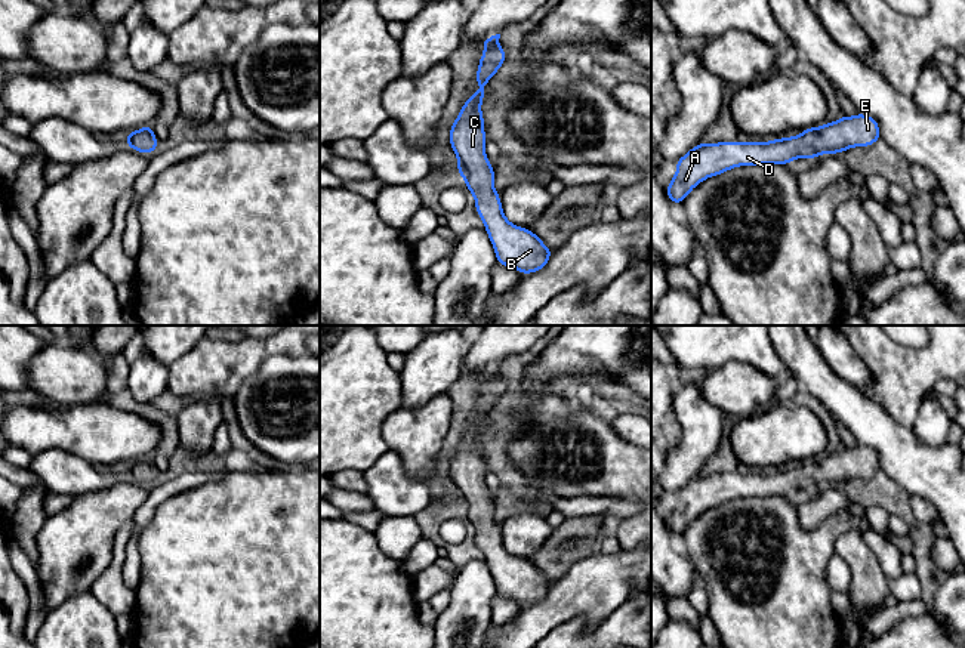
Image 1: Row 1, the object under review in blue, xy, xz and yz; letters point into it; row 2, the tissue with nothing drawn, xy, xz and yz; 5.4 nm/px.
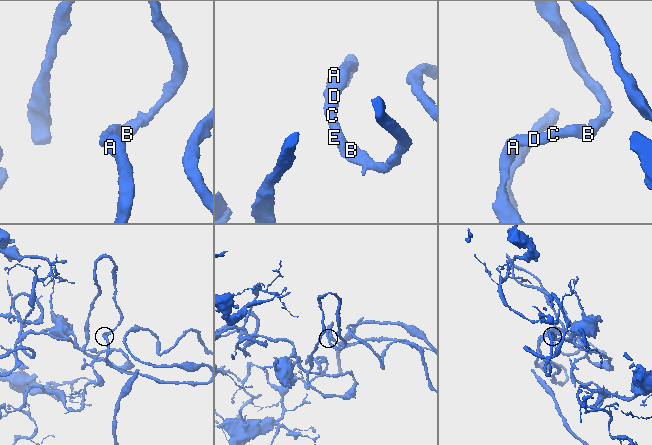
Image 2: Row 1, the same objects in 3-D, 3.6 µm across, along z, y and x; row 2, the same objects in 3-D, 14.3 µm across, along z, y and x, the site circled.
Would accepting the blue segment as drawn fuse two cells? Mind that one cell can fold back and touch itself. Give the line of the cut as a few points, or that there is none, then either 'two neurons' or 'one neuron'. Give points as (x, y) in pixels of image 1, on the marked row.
cut none; one neuron

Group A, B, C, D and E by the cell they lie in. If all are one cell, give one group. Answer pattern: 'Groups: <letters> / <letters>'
Groups: A B C D E

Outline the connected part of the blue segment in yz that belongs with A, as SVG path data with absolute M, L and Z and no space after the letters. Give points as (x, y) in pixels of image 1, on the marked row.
M857 112L820 127L808 127L799 136L770 142L700 142L676 160L676 173L665 191L670 203L682 204L694 186L734 167L786 166L796 158L813 160L823 152L839 154L854 146L872 146L879 139L879 123Z

